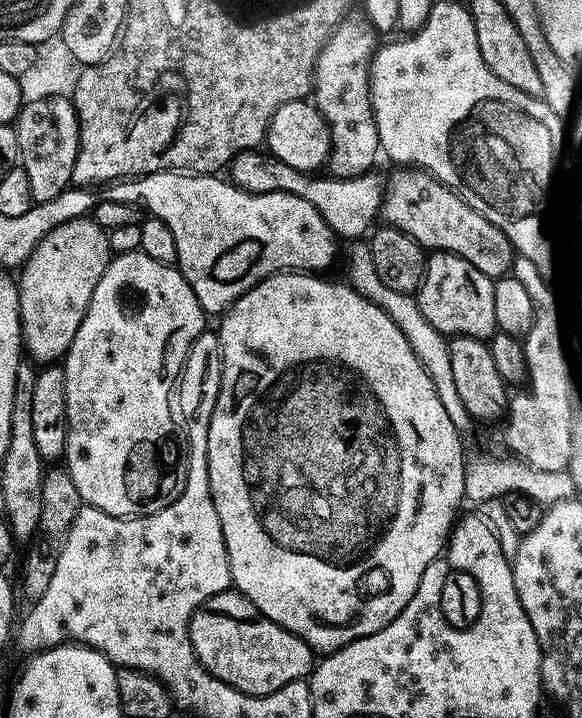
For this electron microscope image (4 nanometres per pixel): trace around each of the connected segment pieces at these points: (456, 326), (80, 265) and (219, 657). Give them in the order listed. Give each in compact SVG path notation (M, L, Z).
M433 251L425 259L424 277L414 295L422 314L426 314L426 322L446 338L469 336L487 341L498 331L494 318L493 277L482 274L482 270L454 254Z
M79 216L50 230L19 269L22 348L37 365L63 361L74 334L78 334L78 326L82 326L94 286L98 286L98 278L102 278L113 255L107 231L92 218Z
M235 590L214 594L205 604L198 606L193 616L188 617L188 637L194 646L194 654L208 673L248 696L265 696L279 692L282 686L305 679L314 667L314 653L308 644L290 634L290 630L263 616L254 606L254 602Z

